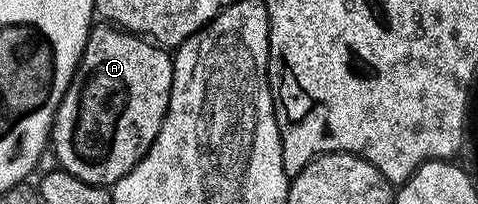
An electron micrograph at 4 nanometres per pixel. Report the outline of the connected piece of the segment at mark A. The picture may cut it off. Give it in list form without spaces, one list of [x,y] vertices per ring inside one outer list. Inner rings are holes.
[[[100,22],[92,26],[79,58],[75,75],[71,78],[65,97],[51,126],[50,150],[59,158],[58,166],[94,187],[110,188],[139,164],[141,157],[153,145],[169,109],[173,85],[173,55],[168,48],[141,35],[132,35],[121,27]]]

